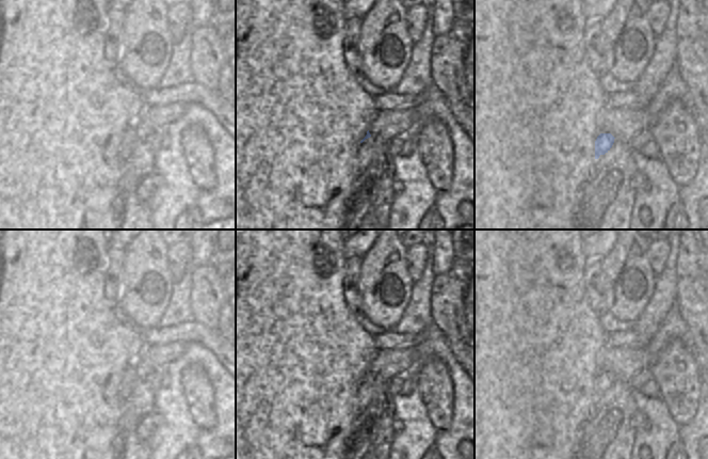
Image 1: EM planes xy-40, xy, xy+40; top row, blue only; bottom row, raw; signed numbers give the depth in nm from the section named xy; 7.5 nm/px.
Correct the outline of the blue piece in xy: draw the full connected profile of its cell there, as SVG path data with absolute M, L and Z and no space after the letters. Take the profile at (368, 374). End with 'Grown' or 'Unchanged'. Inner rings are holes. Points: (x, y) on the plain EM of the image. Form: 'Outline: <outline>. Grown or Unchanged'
Outline: M368 369L360 382L358 386L358 412L366 407L371 399L371 391L375 382L375 377L372 376Z. Grown.

